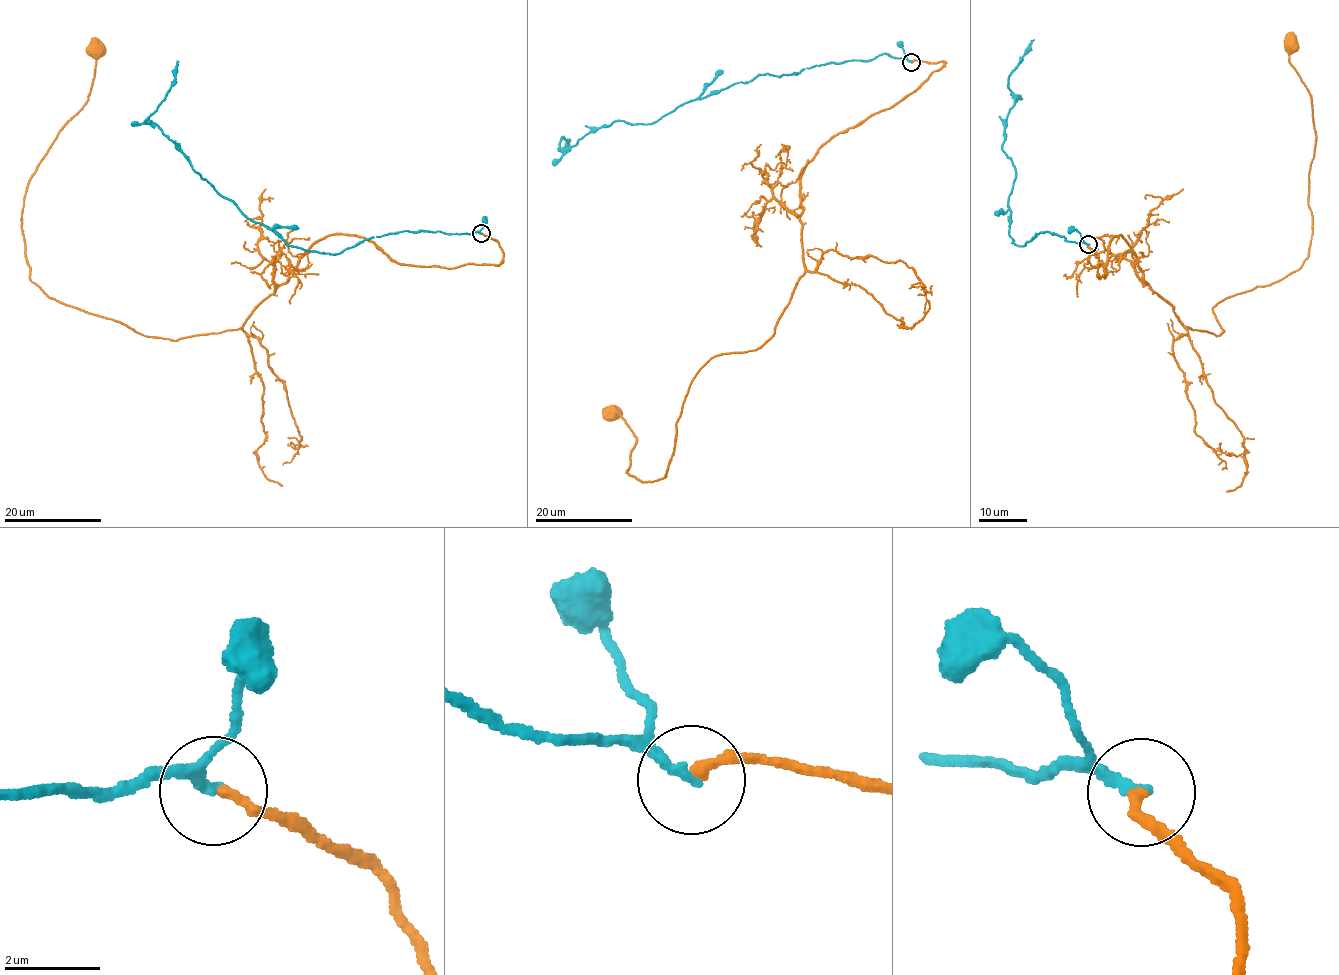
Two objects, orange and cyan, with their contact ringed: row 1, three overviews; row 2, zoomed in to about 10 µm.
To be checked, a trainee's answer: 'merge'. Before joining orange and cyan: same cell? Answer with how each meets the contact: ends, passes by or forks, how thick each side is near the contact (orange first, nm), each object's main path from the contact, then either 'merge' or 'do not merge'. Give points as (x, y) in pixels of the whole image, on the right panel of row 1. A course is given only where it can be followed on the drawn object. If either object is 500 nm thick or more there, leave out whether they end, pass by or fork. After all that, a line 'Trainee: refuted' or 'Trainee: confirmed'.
orange ends | cyan ends | 200/200 nm | orange via (1087, 245), (1104, 278), (1123, 236), (1183, 325), (1216, 336), (1219, 302), (1300, 267), (1316, 142), (1290, 47) | cyan via (1088, 245), (1044, 231), (1017, 246), (1008, 232), (1016, 173), (1001, 146), (1015, 101), (1008, 85), (1034, 40) | merge
Trainee: confirmed

